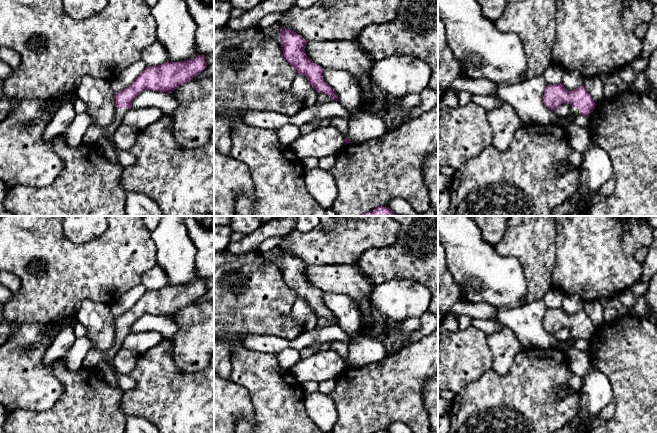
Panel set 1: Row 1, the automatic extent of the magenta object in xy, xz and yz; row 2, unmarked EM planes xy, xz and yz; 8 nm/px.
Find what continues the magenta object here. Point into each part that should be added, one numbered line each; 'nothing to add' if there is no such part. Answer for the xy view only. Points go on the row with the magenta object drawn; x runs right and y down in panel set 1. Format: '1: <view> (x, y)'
1: xy (93, 133)

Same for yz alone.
1: yz (574, 111)

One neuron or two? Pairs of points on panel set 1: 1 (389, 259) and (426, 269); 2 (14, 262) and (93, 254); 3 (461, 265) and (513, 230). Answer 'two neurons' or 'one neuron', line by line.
1: one neuron
2: one neuron
3: two neurons

